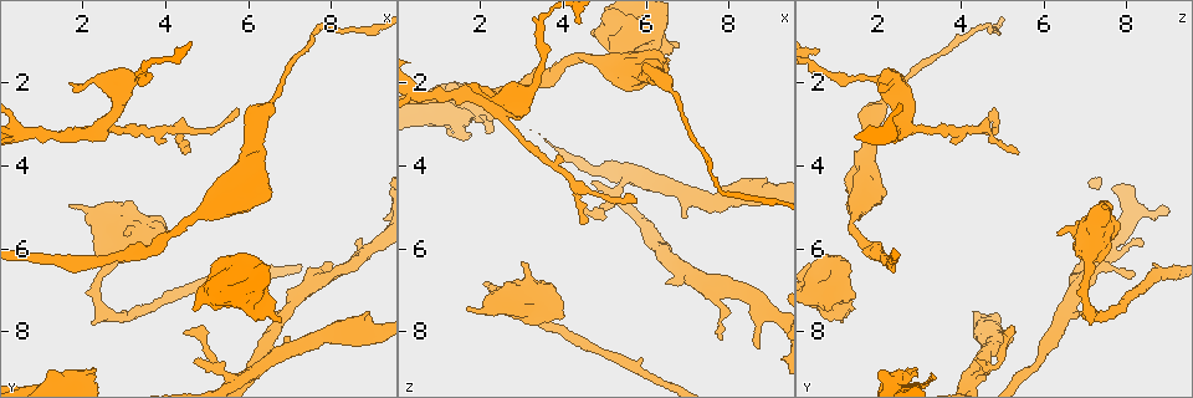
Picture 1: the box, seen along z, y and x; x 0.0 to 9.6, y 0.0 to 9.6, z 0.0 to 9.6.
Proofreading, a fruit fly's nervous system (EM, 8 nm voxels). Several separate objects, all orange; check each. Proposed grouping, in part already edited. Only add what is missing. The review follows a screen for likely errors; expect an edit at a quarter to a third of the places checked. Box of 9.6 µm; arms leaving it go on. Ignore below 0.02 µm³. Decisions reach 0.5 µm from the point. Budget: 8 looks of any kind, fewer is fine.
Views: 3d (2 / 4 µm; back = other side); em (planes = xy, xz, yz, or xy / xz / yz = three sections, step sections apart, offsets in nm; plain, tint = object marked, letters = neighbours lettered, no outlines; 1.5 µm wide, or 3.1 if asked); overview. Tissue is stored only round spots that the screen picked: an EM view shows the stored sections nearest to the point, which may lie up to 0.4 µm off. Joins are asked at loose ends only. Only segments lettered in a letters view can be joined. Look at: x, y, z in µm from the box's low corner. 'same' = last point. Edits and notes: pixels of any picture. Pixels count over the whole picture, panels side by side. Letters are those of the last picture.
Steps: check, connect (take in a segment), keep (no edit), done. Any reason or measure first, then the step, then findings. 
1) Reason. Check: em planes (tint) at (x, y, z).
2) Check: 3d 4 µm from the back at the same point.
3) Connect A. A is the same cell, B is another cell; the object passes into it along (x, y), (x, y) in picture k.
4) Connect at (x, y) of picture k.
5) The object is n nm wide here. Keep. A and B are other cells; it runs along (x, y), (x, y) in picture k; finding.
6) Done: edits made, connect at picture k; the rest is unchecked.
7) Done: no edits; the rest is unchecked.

Thin end. Check: em xz step 8 (letters) at (1.75, 2.05, 2.05).

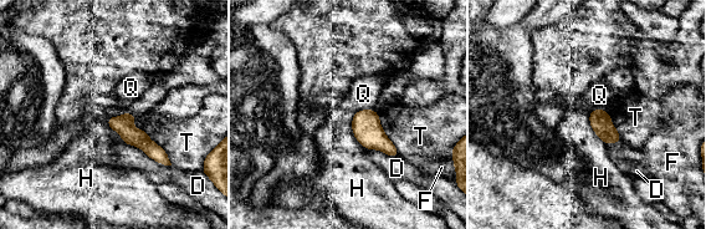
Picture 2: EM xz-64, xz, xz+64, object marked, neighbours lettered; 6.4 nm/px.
Keep. D, F, H, Q and T are other cells; it runs along (111, 121), (143, 141), (165, 161) in picture 2; none of them fits.

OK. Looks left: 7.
Tapers out. Check: 3d 4 µm at (4.40, 3.75, 5.35).

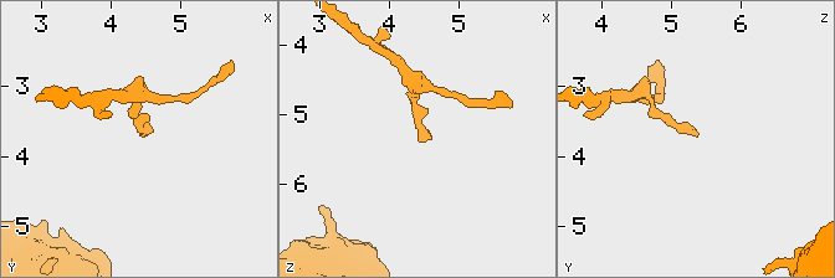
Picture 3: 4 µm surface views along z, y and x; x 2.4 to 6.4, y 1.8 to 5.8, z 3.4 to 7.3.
Check: em planes (letters) at (4.45, 3.70, 5.40).

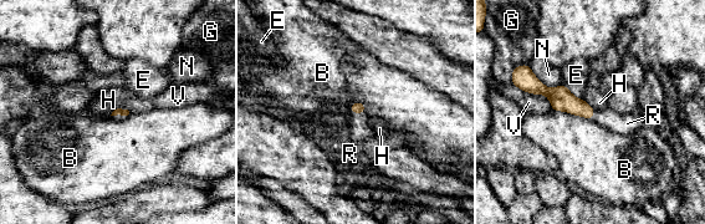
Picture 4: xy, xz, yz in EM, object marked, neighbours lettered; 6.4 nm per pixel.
The longest contact is with V, 300 nm. Connect R. R is the same cell, B, E, G, H, N and V are other cells; the object passes into it along (357, 107), (358, 112), (352, 149) in picture 4; the neuron continues.

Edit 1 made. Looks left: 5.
See it whole again. Check: overview.

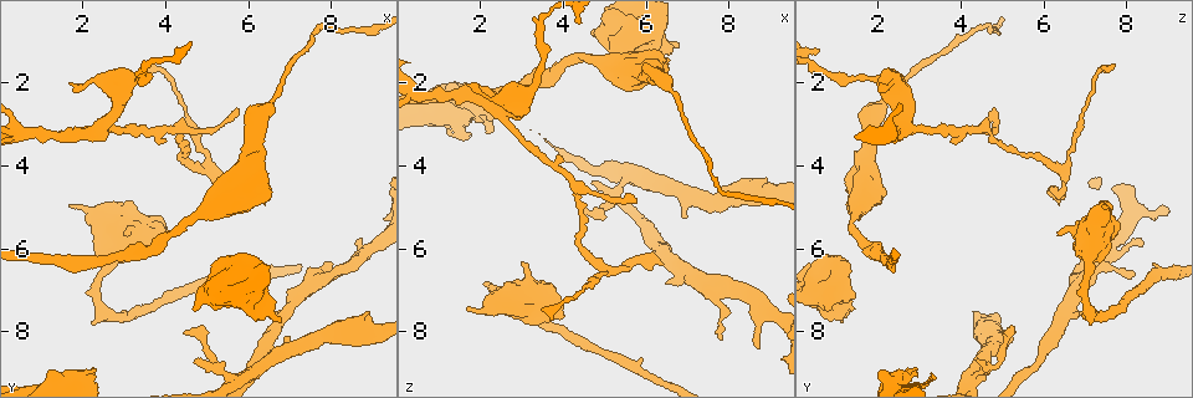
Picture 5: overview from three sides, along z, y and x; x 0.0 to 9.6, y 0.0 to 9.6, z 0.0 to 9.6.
Branch stops here. Check: 3d 4 µm at (3.65, 5.25, 7.75).

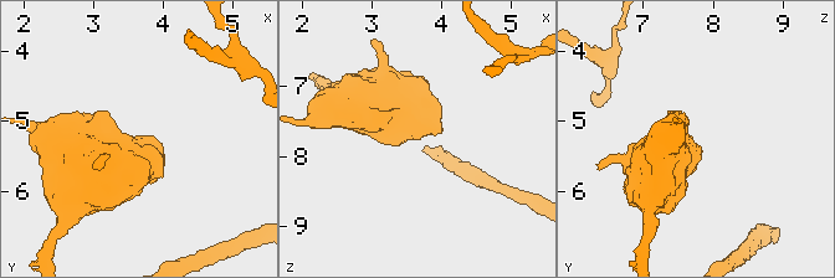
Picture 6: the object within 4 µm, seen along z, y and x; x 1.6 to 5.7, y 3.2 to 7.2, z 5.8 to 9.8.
Need the tissue. Check: em planes (letters) at (3.55, 5.25, 7.75).

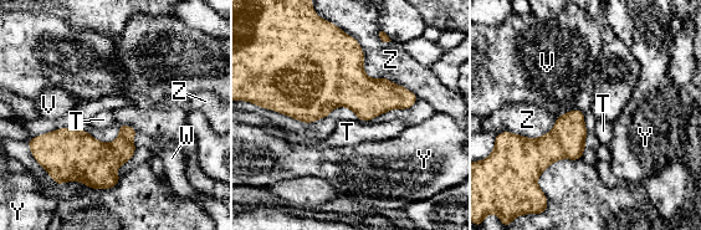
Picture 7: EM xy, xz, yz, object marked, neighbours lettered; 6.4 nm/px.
The longest contact is with Z, 650 nm. Keep. T, V, W, Y and Z are other cells; no lettered segment goes on from it.

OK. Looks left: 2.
Done: edits made, connect at picture 4; the rest is unchecked.

